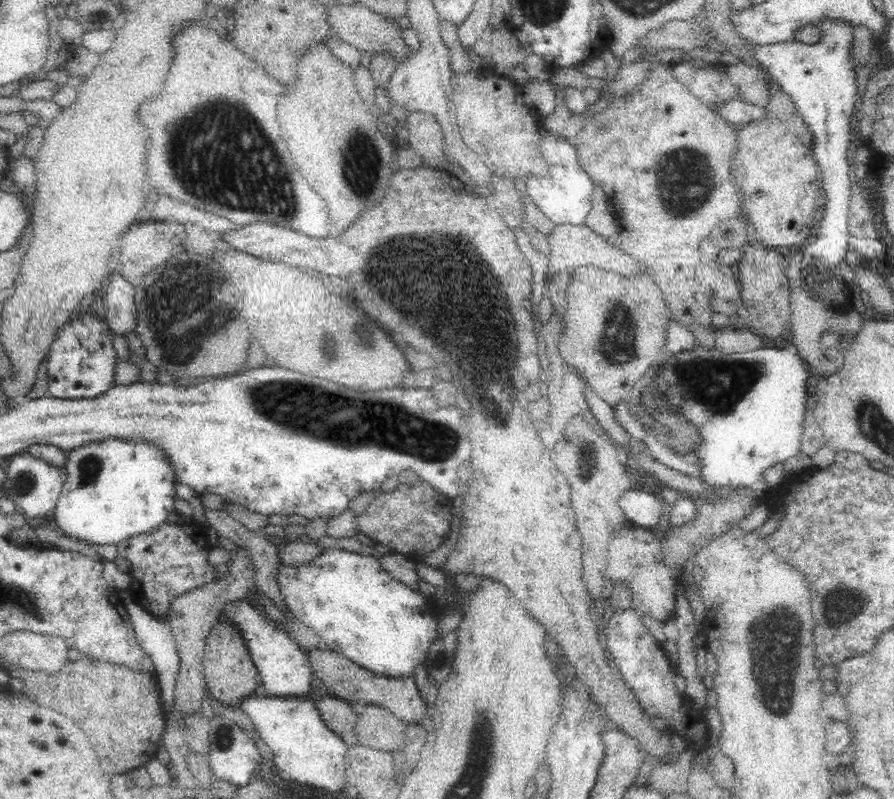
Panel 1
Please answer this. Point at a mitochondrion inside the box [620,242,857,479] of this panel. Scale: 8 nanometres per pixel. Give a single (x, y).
(719, 385)

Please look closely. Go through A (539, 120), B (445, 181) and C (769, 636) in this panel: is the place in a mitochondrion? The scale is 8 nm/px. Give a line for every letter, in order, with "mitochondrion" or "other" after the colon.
A: other
B: other
C: mitochondrion

